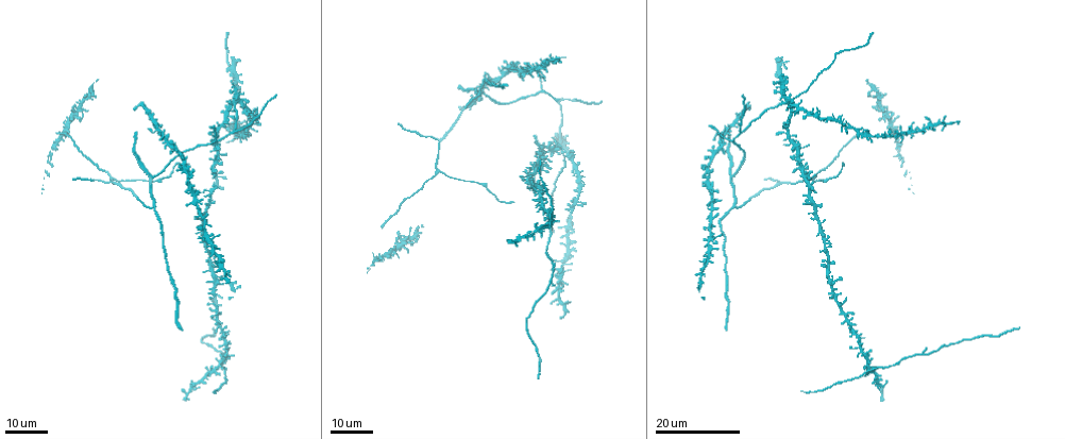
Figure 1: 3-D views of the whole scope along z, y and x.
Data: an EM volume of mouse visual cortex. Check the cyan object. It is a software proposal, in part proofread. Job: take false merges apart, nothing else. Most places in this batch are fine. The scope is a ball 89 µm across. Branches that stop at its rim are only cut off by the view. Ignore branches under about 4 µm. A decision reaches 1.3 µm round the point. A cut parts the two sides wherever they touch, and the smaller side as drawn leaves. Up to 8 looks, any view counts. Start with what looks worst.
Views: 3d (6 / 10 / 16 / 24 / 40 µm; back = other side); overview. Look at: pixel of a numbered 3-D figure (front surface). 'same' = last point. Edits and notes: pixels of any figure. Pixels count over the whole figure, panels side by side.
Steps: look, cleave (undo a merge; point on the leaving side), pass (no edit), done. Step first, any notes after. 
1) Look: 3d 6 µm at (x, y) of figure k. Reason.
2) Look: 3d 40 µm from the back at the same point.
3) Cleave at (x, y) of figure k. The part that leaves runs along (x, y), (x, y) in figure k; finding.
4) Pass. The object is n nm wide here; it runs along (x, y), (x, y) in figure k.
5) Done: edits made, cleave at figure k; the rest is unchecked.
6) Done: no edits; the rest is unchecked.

Look: 3d 24 µm at (441, 141) of figure 1. Three-way junction.

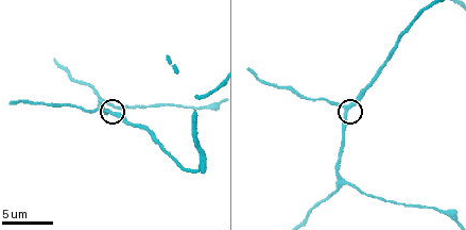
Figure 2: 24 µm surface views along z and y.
Look: 3d 6 µm at (345, 111) of figure 2.

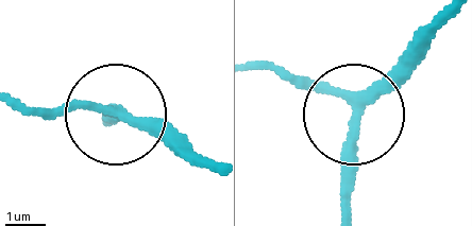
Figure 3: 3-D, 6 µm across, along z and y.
Pass. 3 arms meet here; it runs along (208, 160), (97, 106), (39, 106) in figure 3; continuous, no second neuron.

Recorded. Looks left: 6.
Look: 3d 16 µm at (235, 132) of figure 1.

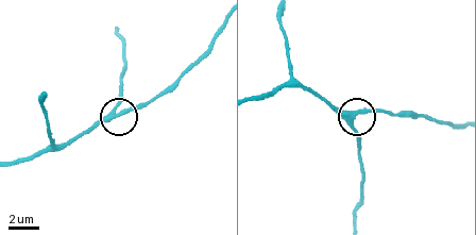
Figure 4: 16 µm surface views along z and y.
Look: 3d 6 µm at (355, 112) of figure 4. Zoom in.

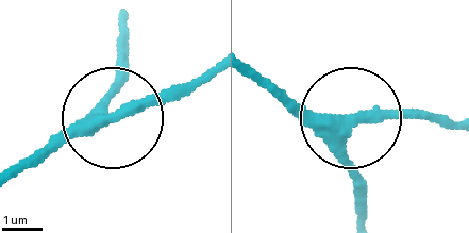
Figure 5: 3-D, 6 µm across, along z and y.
Pass. It runs along (363, 214), (363, 184), (346, 153), (356, 116), (440, 113) in figure 5; continuous, no second neuron.

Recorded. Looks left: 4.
Look: 3d 16 µm at (543, 91) of figure 1. Three-way junction.

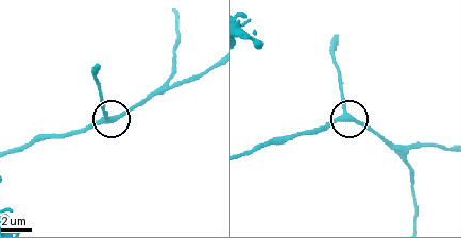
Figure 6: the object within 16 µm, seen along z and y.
Look: 3d 6 µm at (344, 112) of figure 6.

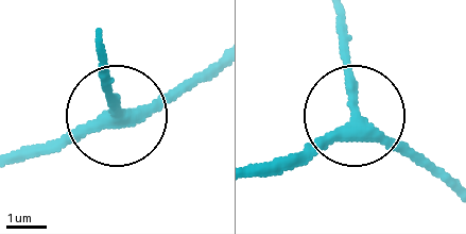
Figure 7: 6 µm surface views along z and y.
Look: 3d 6 µm from the back at (119, 112) of figure 7.

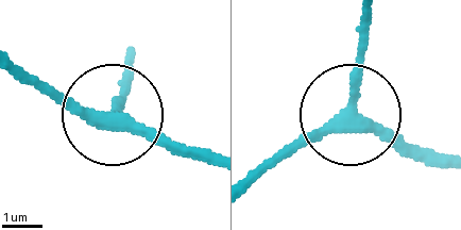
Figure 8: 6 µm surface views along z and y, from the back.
Pass. The side arm is 7 µm long; it runs along (252, 183), (343, 122), (363, 23) in figure 8; continuous, no second neuron.

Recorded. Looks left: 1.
Look: 3d 16 µm at (343, 183) of figure 2. Three-way junction.

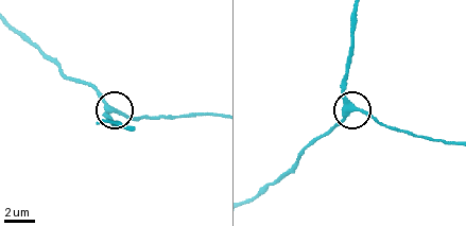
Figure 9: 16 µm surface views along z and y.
Pass. The side arm is 23 µm long; 3 arms meet here; all the same neuron.

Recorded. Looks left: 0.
Done: no edits; the rest is unchecked.

